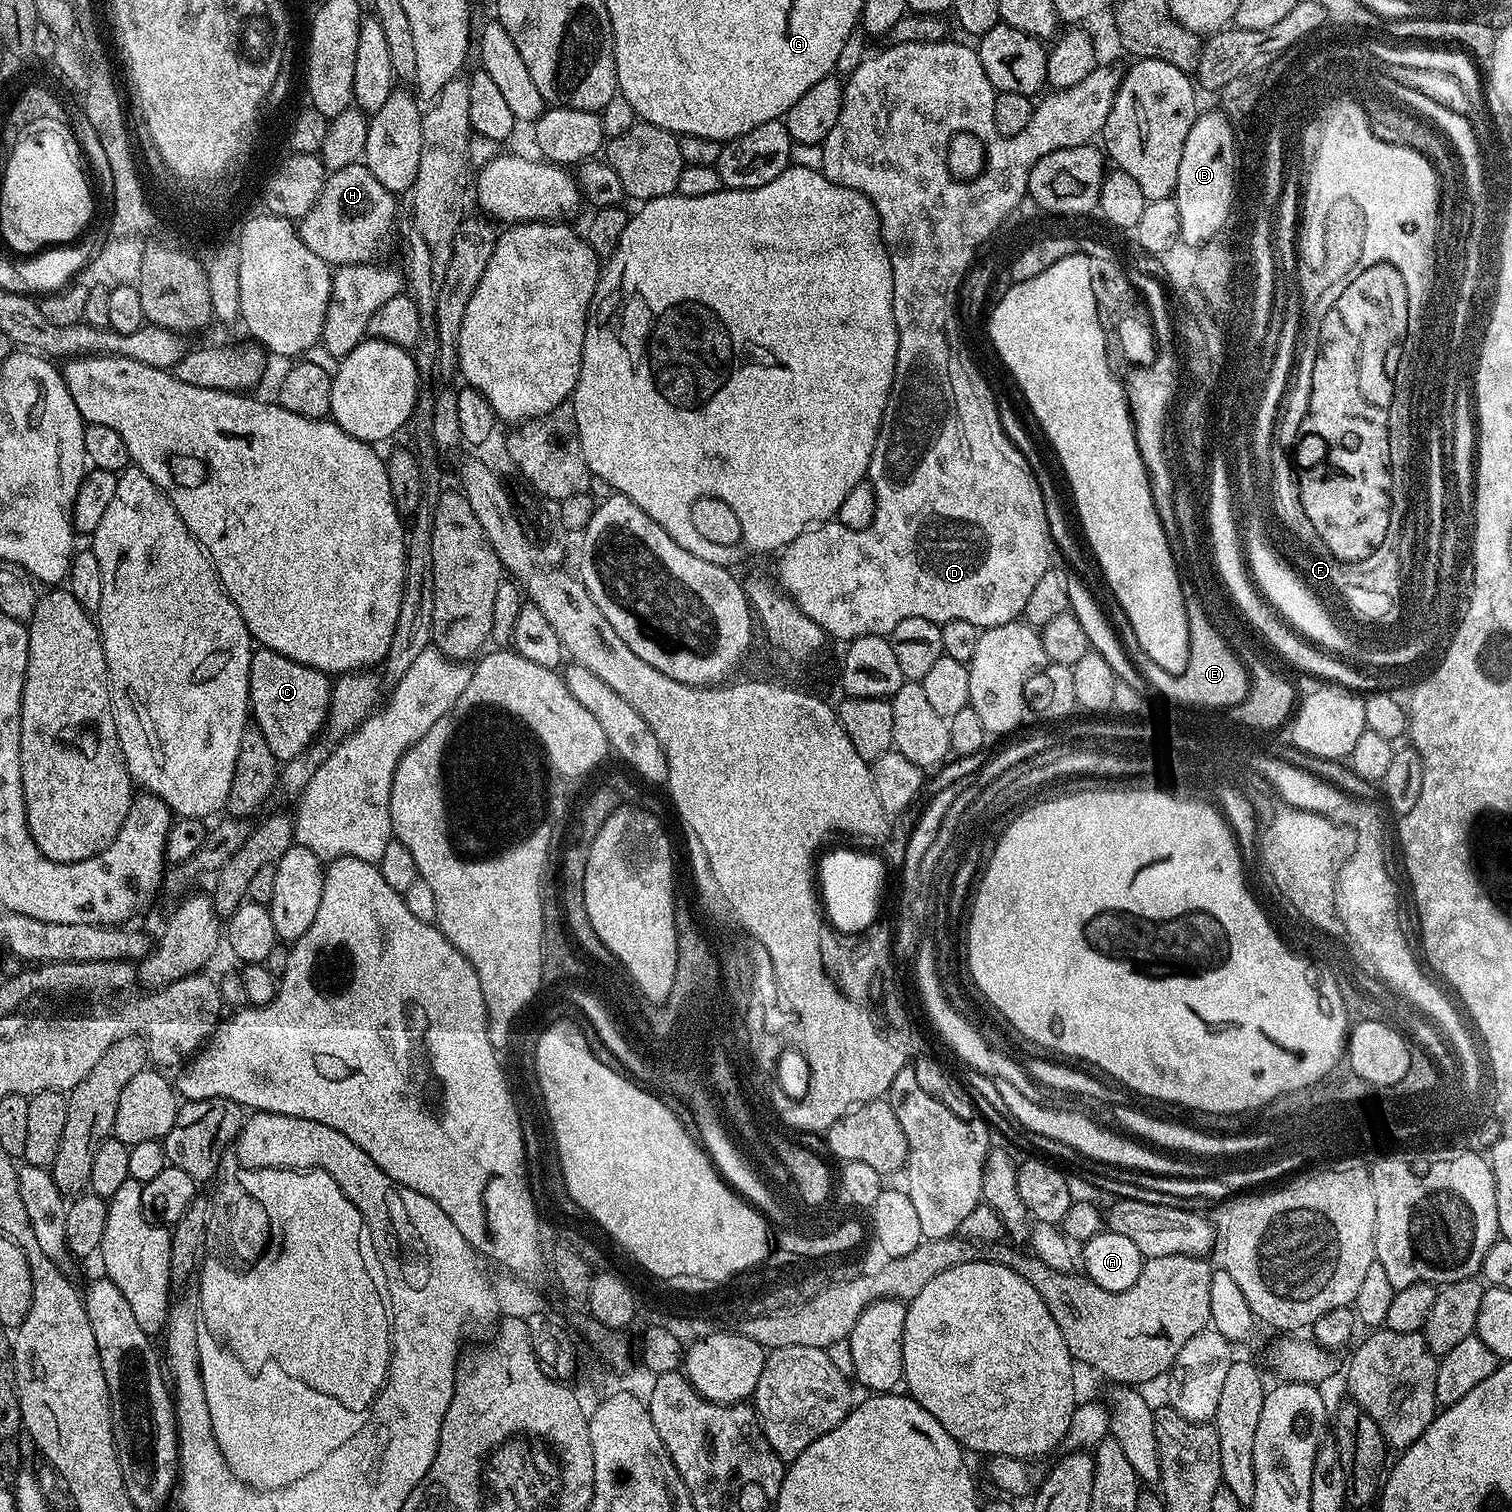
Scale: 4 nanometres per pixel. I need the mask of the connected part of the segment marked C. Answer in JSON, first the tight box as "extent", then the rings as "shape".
{"extent":[248,647,332,761],"shape":[[[257,647],[250,662],[248,699],[255,727],[266,738],[277,761],[302,754],[321,733],[331,702],[332,684],[323,672],[302,666],[269,648]]]}

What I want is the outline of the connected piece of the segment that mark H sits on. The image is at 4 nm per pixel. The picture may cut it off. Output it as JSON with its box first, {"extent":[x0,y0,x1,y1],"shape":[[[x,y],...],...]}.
{"extent":[299,162,396,266],"shape":[[[362,162],[342,166],[325,179],[318,202],[299,221],[300,237],[330,266],[379,261],[396,224],[396,200]]]}

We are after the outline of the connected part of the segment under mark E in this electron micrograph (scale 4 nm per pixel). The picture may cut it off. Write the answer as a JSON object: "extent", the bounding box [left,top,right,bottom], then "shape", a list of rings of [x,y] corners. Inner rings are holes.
{"extent":[1171,594,1249,704],"shape":[[[1193,594],[1184,601],[1188,619],[1188,665],[1175,677],[1171,693],[1180,700],[1199,701],[1205,704],[1230,704],[1248,694],[1249,677],[1245,661],[1236,657],[1225,635],[1215,628],[1208,617],[1205,601]]]}

